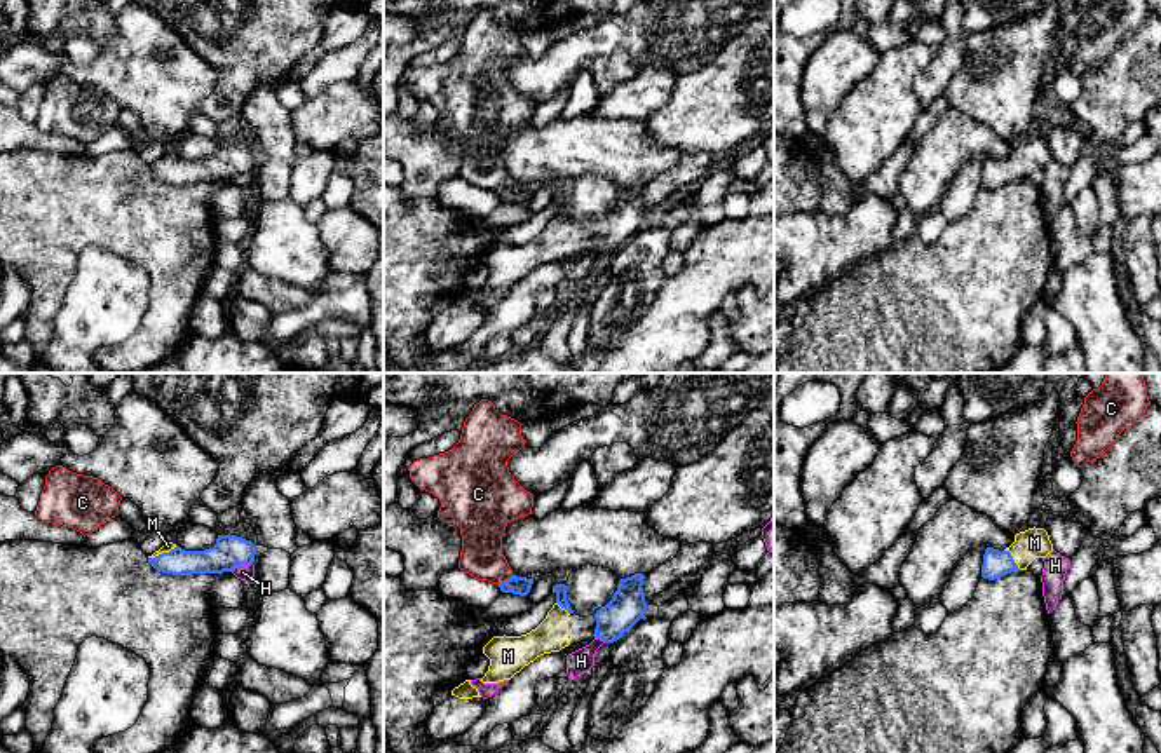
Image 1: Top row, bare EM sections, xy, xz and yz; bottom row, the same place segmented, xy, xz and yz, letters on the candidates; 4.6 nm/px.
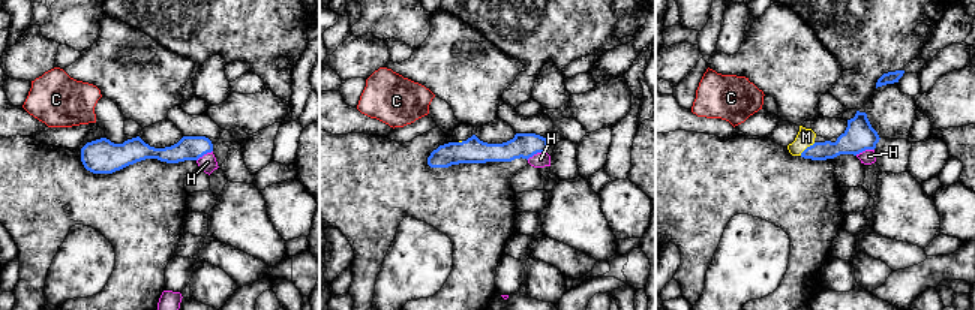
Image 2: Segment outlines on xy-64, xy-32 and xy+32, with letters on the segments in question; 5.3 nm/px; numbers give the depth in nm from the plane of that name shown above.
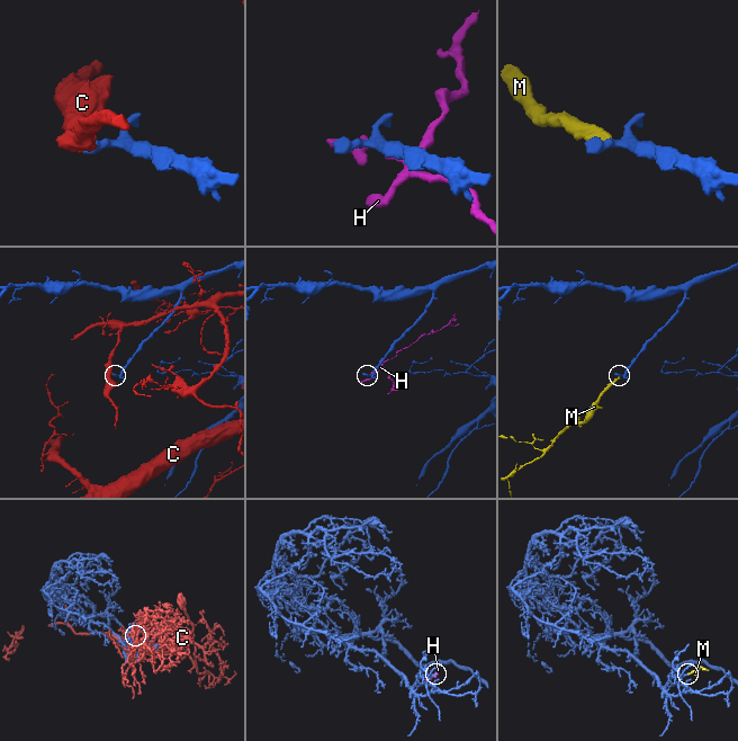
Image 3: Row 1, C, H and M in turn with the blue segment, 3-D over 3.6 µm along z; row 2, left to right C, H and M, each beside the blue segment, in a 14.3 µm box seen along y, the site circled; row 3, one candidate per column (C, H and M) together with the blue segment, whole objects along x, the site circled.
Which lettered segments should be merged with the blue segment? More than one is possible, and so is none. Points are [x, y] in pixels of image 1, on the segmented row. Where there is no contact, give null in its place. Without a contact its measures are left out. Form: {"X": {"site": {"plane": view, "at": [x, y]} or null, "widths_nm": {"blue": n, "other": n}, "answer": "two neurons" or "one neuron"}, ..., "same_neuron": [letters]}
{"C": {"site": {"plane": "xz", "at": [504, 581]}, "widths_nm": {"blue": 90, "other": 190}, "answer": "two neurons"}, "H": {"site": {"plane": "xy", "at": [241, 563]}, "widths_nm": {"blue": 150, "other": 70}, "answer": "two neurons"}, "M": {"site": {"plane": "yz", "at": [1011, 558]}, "widths_nm": {"blue": 130, "other": 140}, "answer": "one neuron"}, "same_neuron": ["M"]}

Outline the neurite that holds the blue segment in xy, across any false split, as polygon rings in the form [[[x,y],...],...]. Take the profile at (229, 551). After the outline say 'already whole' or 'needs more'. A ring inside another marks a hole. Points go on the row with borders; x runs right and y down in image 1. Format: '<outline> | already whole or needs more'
[[[218,535],[216,544],[204,551],[185,551],[173,542],[166,542],[148,556],[148,563],[162,573],[223,573],[239,565],[255,563],[256,546],[237,535]]] | needs more

